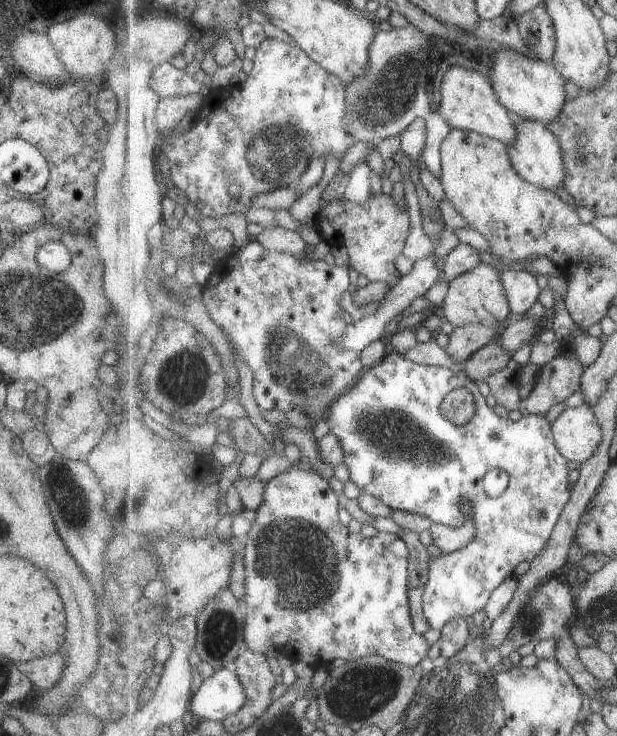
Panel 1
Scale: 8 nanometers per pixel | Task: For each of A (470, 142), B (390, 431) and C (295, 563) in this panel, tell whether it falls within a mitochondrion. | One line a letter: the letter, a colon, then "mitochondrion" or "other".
A: other
B: mitochondrion
C: mitochondrion

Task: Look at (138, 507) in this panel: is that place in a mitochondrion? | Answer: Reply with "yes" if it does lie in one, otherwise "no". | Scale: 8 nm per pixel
yes

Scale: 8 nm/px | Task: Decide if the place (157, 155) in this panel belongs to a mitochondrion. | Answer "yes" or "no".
no

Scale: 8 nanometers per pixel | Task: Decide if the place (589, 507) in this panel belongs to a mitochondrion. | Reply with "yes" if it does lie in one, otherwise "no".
no

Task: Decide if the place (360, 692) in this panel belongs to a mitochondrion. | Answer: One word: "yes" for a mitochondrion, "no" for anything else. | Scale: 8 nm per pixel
yes

